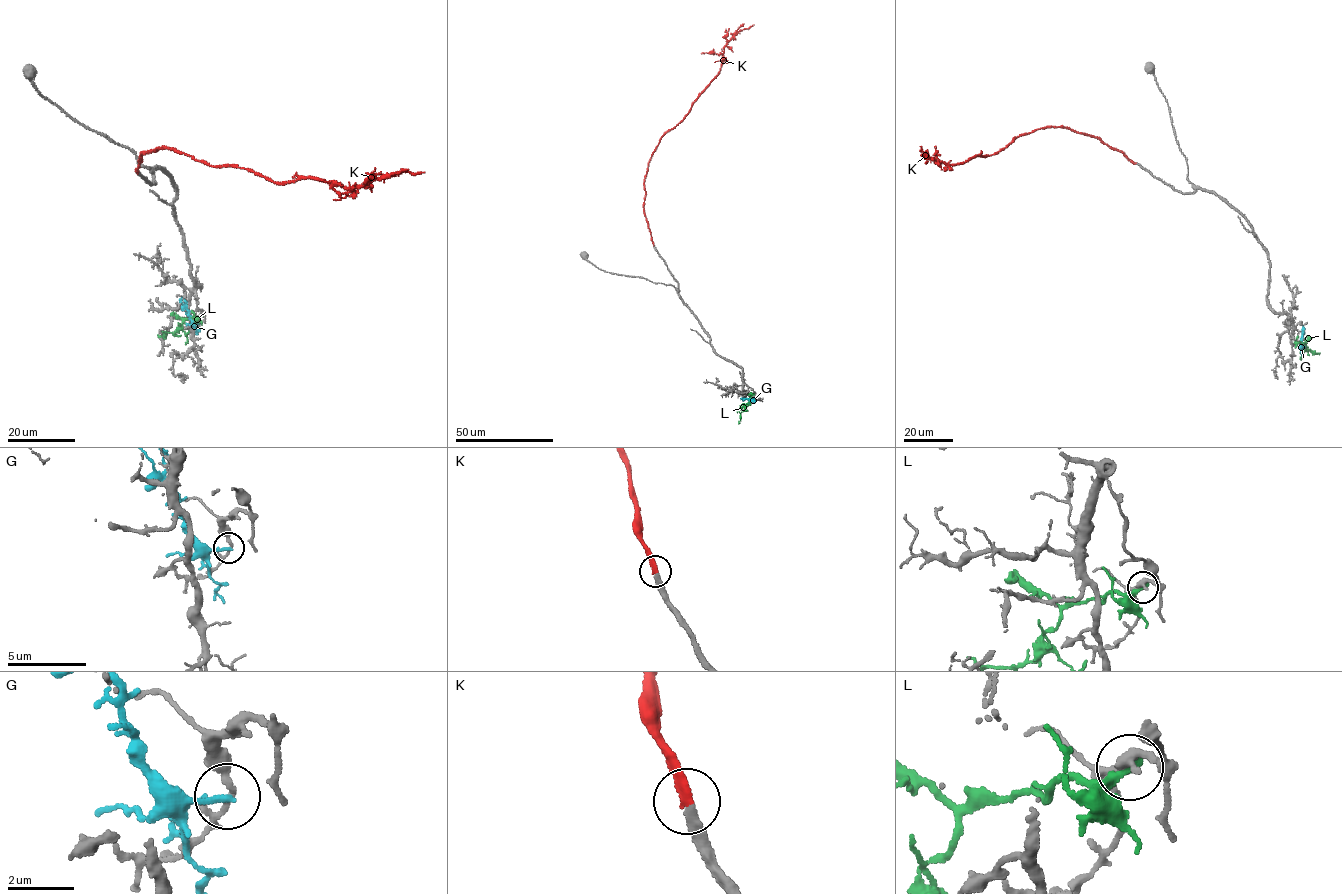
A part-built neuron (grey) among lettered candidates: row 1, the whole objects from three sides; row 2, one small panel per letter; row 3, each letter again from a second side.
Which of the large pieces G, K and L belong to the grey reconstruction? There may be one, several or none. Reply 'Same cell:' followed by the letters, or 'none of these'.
Same cell: K

